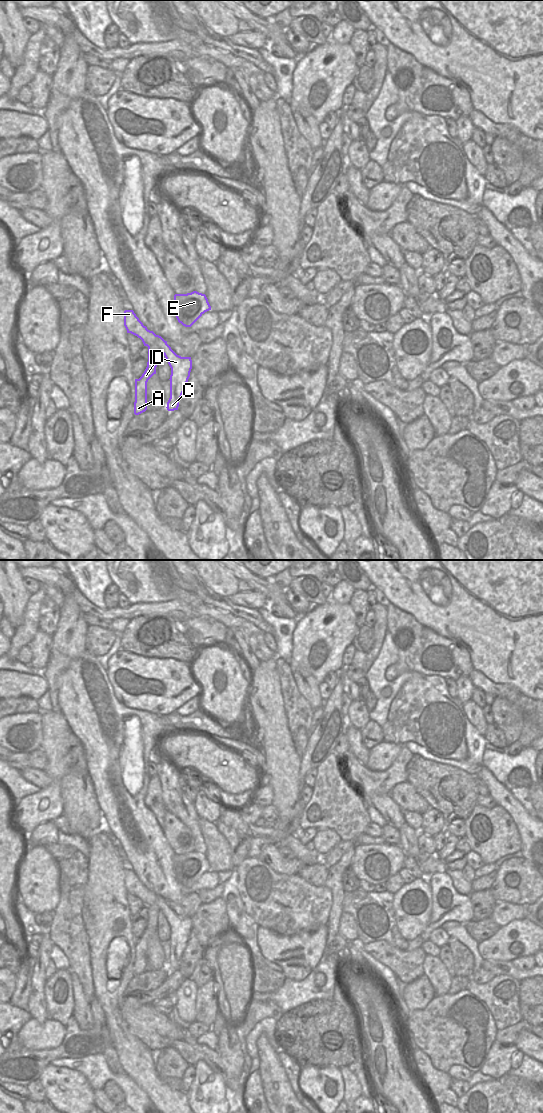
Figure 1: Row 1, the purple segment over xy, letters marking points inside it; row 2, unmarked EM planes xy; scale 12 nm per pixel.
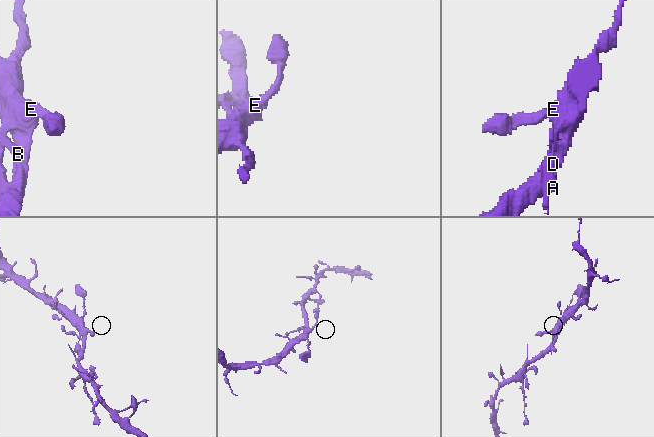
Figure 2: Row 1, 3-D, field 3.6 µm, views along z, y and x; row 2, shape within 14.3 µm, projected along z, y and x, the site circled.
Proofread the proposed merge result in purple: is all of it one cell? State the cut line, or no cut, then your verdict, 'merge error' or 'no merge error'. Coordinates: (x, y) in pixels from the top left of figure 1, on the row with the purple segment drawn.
cut none; no merge error

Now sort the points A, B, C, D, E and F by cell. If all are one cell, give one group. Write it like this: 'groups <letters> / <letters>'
groups A B C D E F

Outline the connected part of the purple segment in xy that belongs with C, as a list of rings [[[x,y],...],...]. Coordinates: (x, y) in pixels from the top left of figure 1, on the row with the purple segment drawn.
[[[133,310],[124,311],[124,326],[127,333],[140,338],[144,346],[148,347],[147,367],[139,379],[135,379],[134,414],[139,415],[147,410],[147,382],[156,374],[158,354],[162,352],[171,368],[170,398],[167,410],[178,410],[179,401],[187,386],[192,369],[191,357],[177,355],[161,336],[147,329]]]

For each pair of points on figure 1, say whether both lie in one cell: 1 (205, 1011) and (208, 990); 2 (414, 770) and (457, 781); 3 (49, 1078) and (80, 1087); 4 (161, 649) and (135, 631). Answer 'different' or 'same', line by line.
1: same
2: same
3: same
4: same

